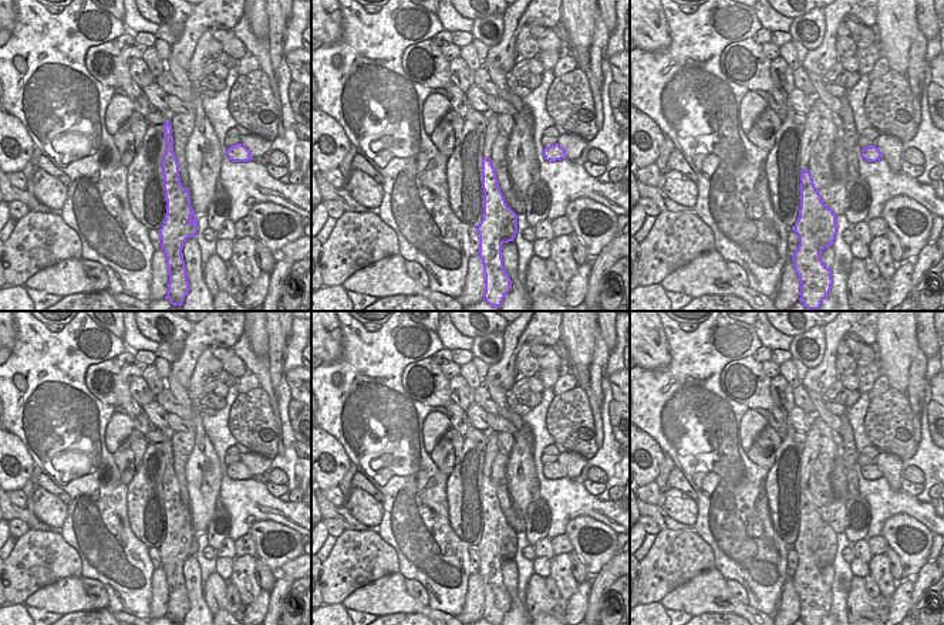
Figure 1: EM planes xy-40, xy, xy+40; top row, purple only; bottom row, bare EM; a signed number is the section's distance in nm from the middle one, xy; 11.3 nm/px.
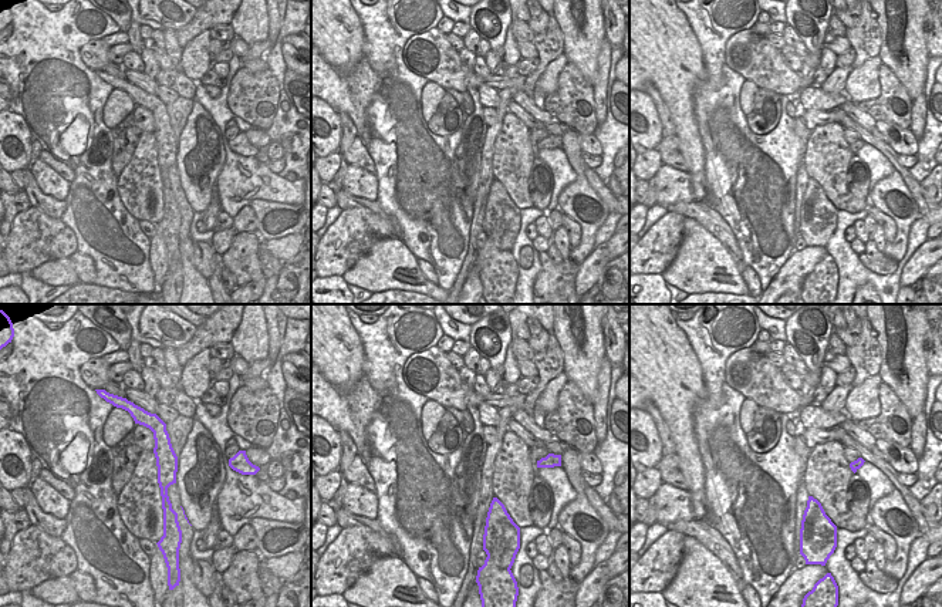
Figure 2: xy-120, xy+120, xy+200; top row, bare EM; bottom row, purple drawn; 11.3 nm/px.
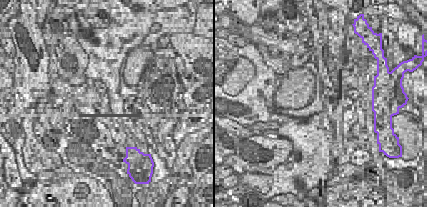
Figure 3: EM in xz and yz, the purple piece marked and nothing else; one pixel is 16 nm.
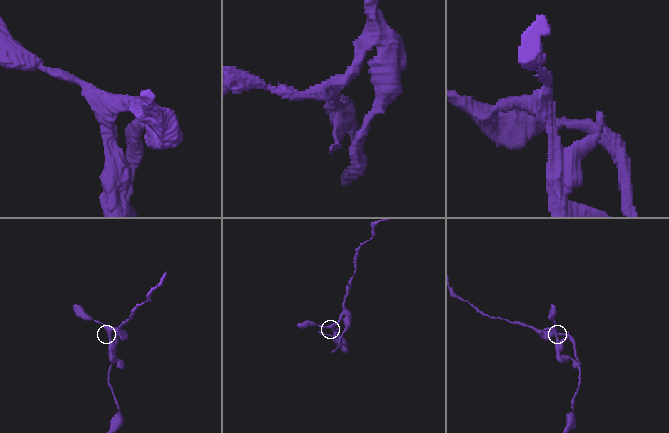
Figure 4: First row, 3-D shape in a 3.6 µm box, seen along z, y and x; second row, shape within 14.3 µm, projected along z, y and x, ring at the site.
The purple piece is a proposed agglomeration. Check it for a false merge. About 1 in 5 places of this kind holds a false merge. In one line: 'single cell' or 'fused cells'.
fused cells

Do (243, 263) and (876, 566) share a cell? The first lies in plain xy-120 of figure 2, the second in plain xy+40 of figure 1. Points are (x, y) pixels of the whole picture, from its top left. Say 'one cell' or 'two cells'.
one cell

